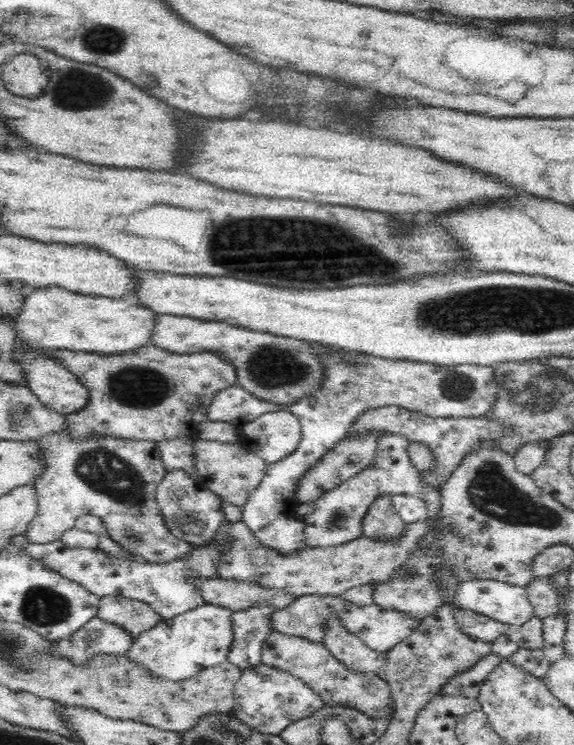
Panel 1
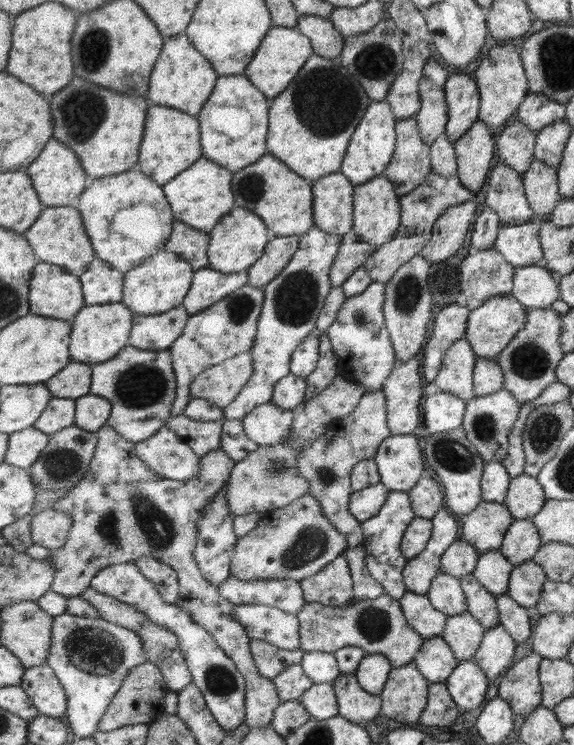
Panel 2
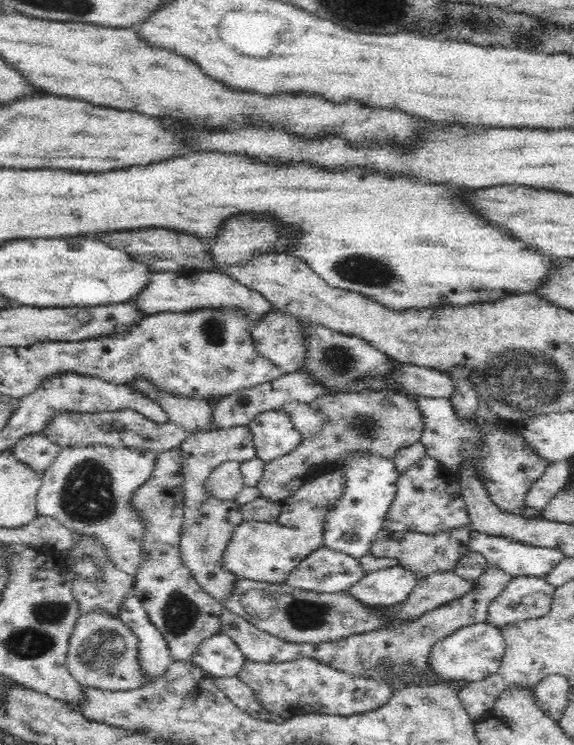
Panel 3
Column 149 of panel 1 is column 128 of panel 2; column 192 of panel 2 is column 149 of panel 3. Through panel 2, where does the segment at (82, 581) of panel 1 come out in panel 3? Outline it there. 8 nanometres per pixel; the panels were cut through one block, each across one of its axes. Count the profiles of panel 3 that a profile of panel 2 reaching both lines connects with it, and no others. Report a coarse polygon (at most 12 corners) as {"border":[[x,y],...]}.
{"border":[[136,595],[118,616],[140,639],[146,675],[164,674],[174,660],[168,641]]}

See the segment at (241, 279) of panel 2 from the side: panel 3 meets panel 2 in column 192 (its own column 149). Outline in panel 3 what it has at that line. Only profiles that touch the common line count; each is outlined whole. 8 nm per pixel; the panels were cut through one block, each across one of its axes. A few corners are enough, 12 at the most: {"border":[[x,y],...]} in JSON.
{"border":[[154,272],[147,315],[216,309],[252,325],[275,306],[228,275]]}

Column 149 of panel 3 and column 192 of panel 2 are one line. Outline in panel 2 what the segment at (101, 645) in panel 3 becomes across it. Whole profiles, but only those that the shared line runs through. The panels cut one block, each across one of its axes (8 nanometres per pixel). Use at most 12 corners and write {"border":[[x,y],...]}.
{"border":[[94,588],[81,596],[104,620],[141,636],[168,689],[194,682],[179,635]]}

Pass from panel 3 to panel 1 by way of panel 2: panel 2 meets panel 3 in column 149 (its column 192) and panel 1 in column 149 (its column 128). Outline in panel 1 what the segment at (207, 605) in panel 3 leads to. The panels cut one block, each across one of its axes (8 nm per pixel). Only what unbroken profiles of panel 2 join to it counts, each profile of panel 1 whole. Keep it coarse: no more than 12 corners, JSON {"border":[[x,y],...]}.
{"border":[[39,436],[29,543],[102,520],[124,553],[170,562],[198,548],[155,500],[158,441]]}

